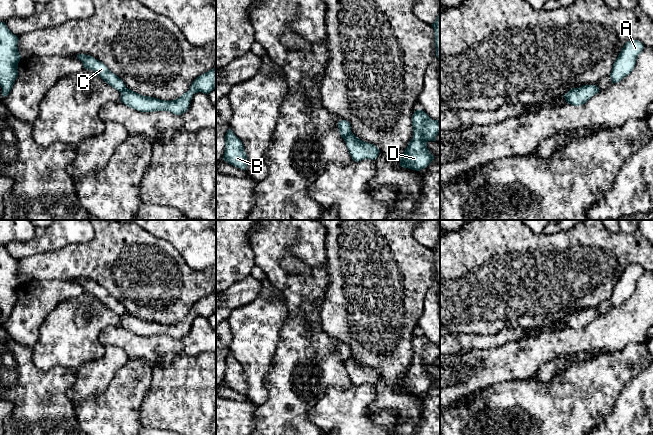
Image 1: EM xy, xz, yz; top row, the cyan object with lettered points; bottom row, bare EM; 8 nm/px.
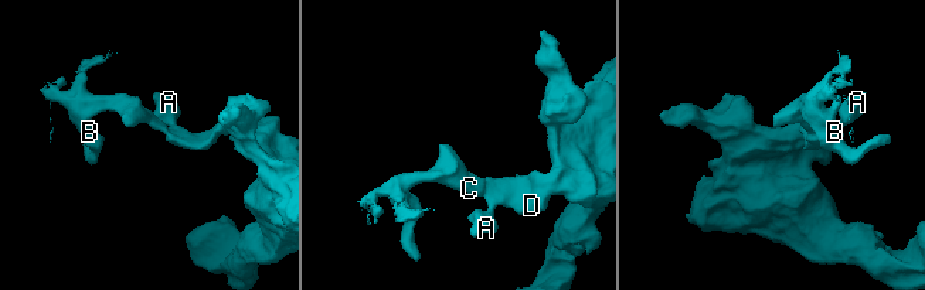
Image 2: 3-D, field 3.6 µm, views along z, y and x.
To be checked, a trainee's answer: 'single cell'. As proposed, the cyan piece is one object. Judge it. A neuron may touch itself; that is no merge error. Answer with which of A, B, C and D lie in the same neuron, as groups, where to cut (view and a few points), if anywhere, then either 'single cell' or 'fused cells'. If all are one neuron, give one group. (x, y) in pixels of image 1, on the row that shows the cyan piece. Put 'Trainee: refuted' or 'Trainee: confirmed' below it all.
A D / B C | xz (350, 130), (344, 139) | fused cells
Trainee: refuted

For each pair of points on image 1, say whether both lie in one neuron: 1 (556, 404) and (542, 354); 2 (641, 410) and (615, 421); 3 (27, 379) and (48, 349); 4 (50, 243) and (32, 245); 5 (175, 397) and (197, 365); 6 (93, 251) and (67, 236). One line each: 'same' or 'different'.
1: different
2: same
3: different
4: same
5: same
6: different

